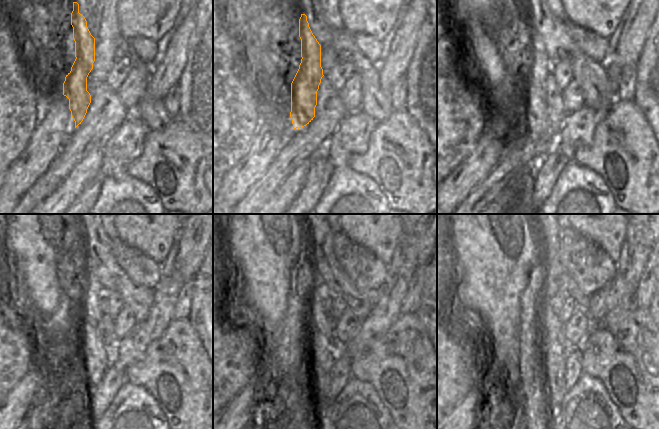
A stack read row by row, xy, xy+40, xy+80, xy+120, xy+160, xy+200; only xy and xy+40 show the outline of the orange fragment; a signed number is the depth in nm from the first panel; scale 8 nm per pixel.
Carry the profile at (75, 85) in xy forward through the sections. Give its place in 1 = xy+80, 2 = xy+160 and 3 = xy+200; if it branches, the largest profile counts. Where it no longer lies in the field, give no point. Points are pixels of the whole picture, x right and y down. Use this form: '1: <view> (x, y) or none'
1: xy+80 (535, 111)
2: xy+160 (323, 349)
3: xy+200 (554, 366)

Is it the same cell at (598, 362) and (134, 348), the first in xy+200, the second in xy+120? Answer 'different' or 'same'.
different

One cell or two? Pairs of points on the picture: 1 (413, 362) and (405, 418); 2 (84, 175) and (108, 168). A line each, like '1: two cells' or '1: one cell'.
1: one cell
2: two cells

